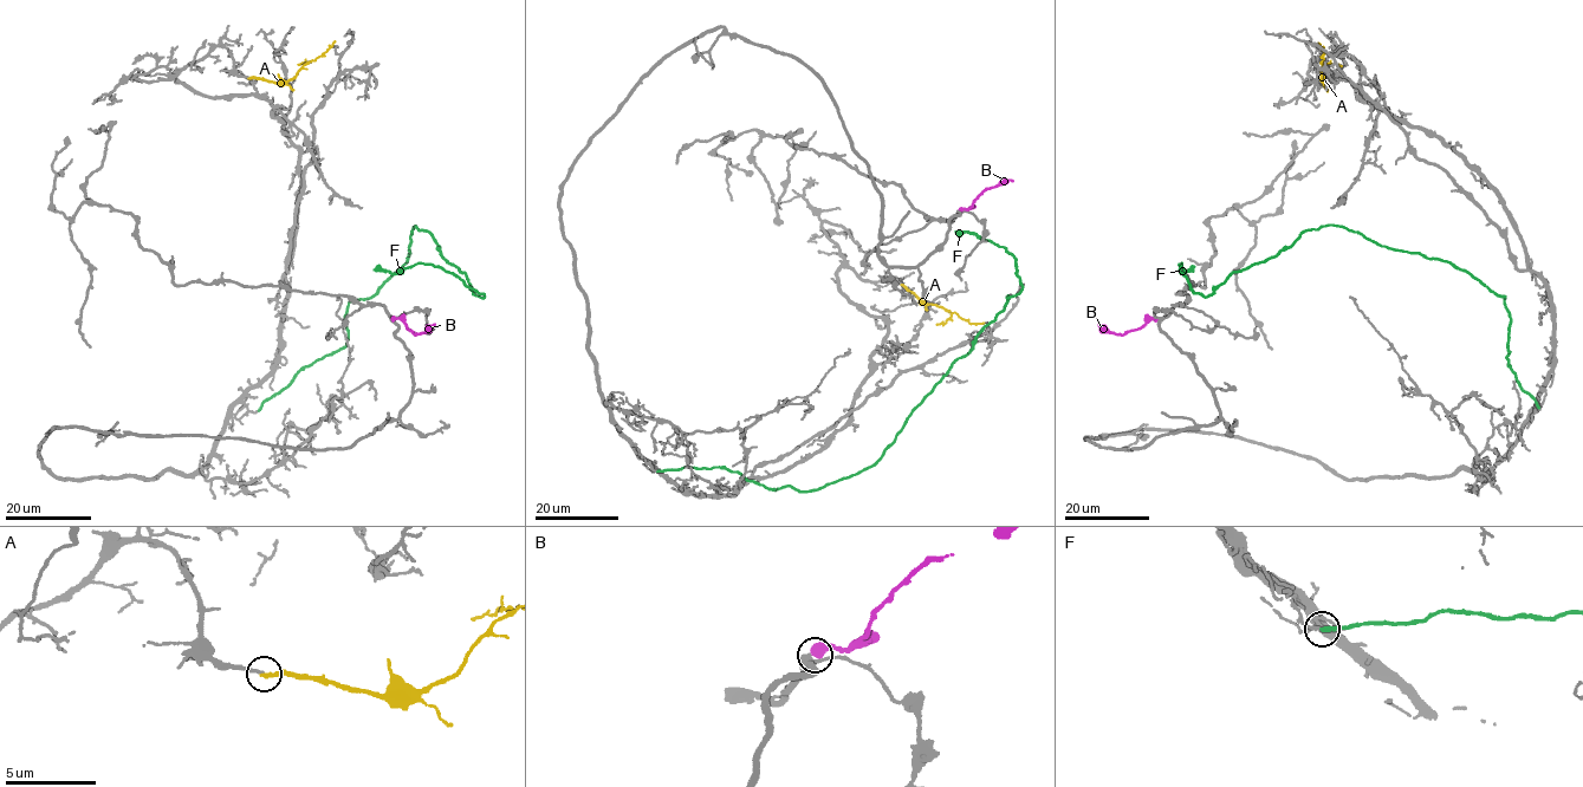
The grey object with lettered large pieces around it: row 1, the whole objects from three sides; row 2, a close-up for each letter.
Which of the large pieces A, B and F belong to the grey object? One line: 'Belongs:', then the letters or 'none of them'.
Belongs: A

